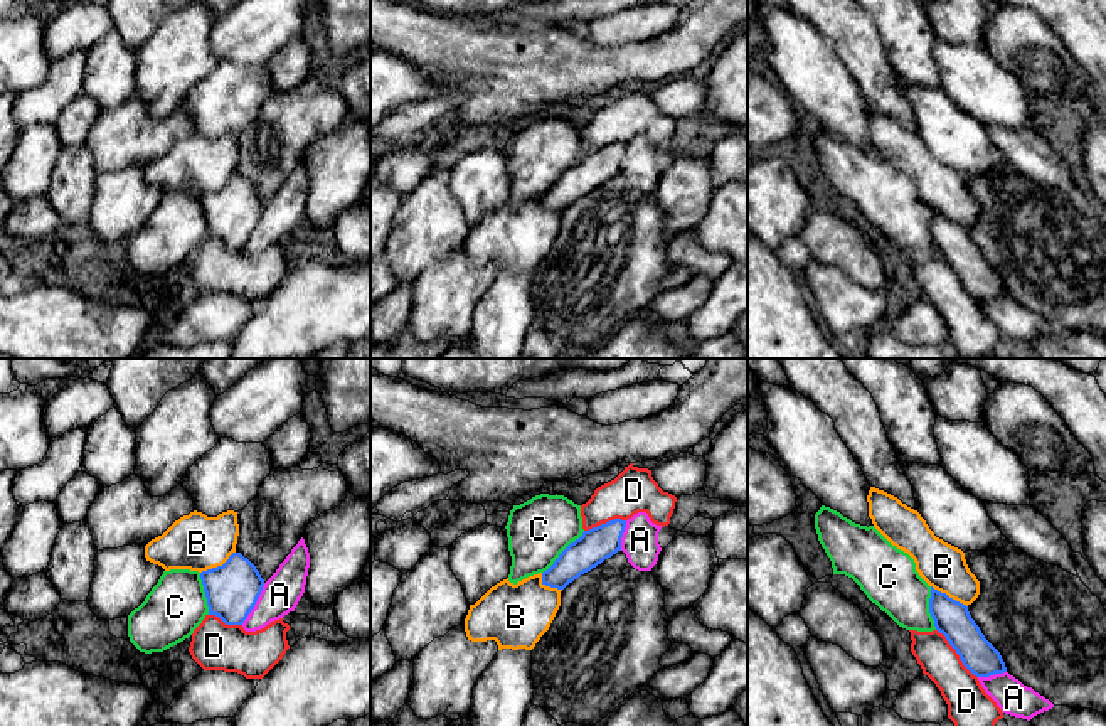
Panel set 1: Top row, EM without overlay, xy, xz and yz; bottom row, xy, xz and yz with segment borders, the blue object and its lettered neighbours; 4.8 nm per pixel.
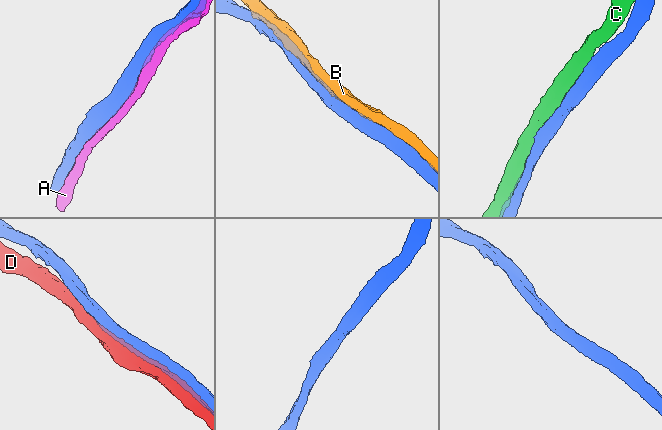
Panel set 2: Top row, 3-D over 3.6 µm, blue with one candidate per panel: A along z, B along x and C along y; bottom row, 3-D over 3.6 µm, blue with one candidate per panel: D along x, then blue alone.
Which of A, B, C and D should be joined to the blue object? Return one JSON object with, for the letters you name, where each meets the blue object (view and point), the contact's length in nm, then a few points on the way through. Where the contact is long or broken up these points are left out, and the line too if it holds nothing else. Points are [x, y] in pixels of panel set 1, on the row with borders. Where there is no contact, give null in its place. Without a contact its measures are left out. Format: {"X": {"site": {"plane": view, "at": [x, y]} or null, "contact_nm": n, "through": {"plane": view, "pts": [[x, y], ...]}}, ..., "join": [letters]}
{"C": {"site": {"plane": "xz", "at": [563, 551]}, "contact_nm": 300}, "join": ["C"]}

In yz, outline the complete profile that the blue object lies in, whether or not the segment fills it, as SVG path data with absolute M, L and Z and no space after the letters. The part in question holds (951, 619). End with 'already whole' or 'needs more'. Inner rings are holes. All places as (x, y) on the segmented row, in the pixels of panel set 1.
M931 586L929 613L963 665L976 677L1007 672L1000 652L985 638L968 606Z; already whole

